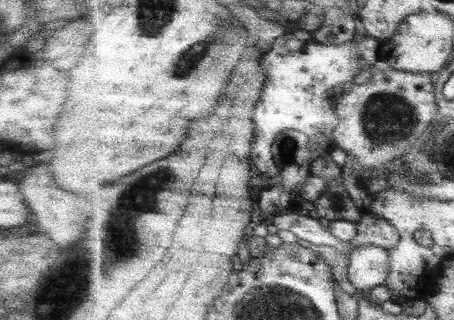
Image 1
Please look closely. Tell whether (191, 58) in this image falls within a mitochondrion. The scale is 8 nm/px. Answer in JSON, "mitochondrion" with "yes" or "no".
{"mitochondrion":"yes"}

